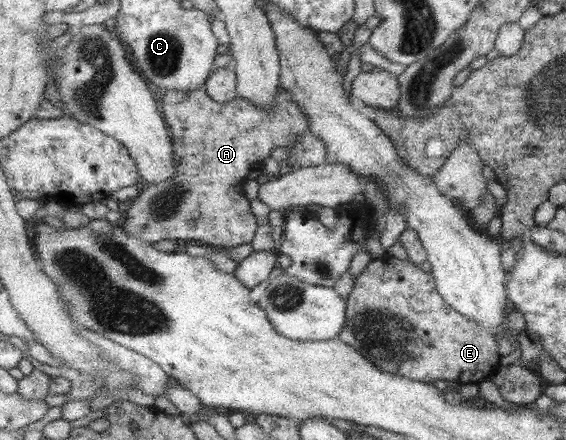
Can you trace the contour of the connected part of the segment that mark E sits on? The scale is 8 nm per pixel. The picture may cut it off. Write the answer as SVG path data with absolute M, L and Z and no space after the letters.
M387 254L378 260L371 259L370 263L360 272L360 275L355 278L355 285L347 299L347 322L338 337L343 342L354 346L355 350L361 351L371 362L377 363L379 367L382 367L383 370L391 374L401 374L405 378L418 379L421 382L429 382L431 385L433 385L435 380L461 382L461 384L471 384L471 382L475 382L475 384L477 384L492 378L493 372L503 362L502 357L498 354L498 341L491 330L486 329L483 325L480 325L479 322L472 321L469 317L455 310L438 291L434 274L432 272L428 274L427 272L423 272L419 265L411 263L410 260L397 260L397 258L393 258L393 256Z

